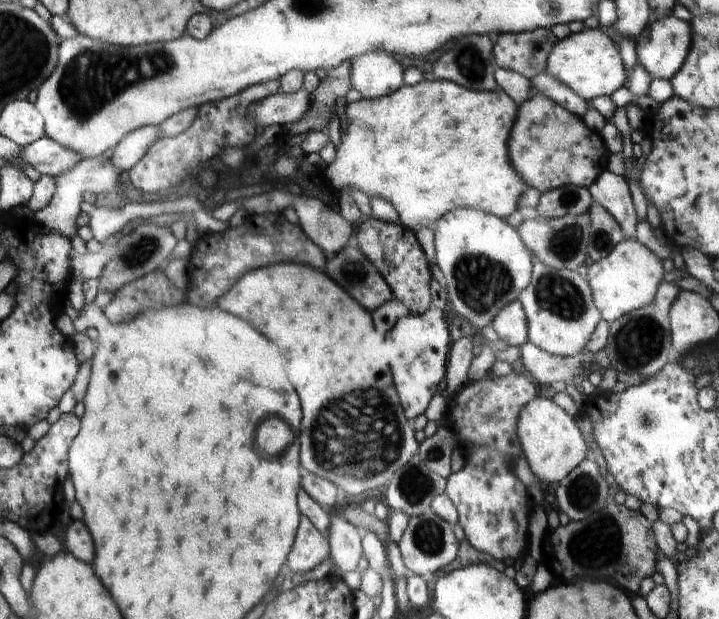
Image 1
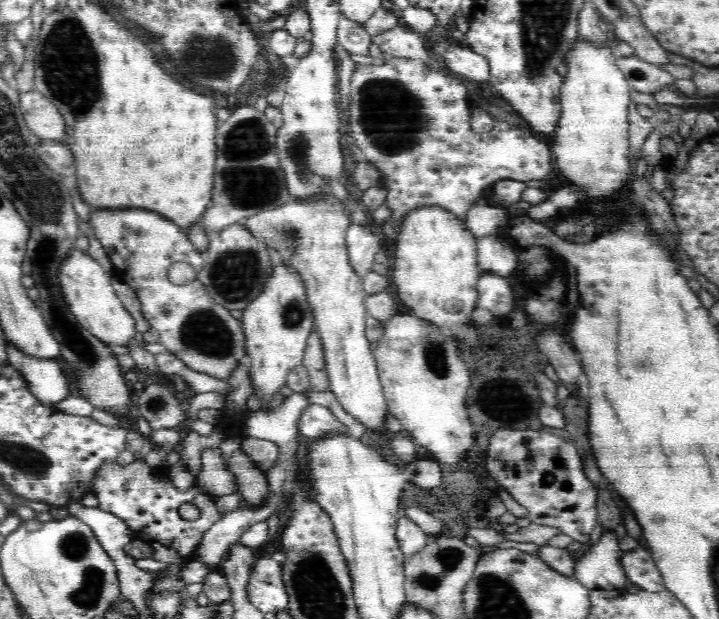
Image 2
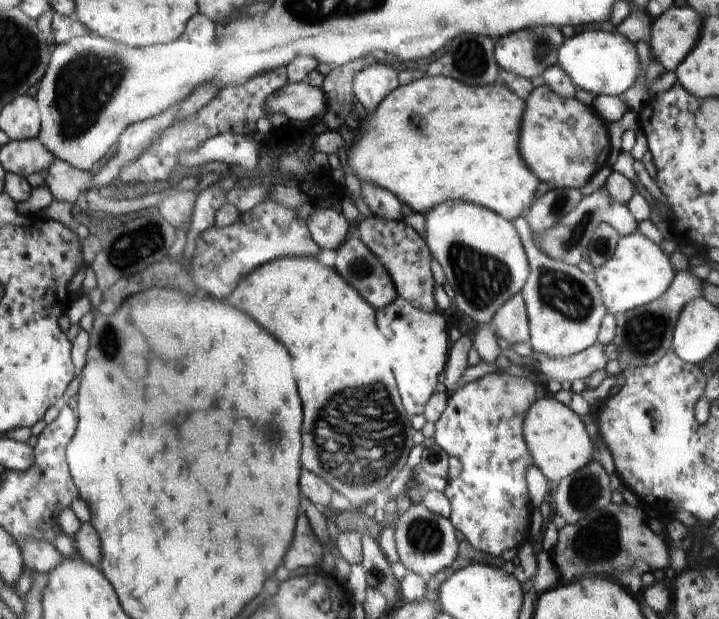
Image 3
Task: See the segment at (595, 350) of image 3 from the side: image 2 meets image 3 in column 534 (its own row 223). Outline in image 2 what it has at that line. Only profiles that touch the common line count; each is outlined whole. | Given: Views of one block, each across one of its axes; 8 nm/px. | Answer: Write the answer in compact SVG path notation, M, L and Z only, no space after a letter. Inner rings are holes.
M352 223L346 230L346 249L348 263L361 277L372 271L376 254L380 252L382 243L380 237L365 224Z

